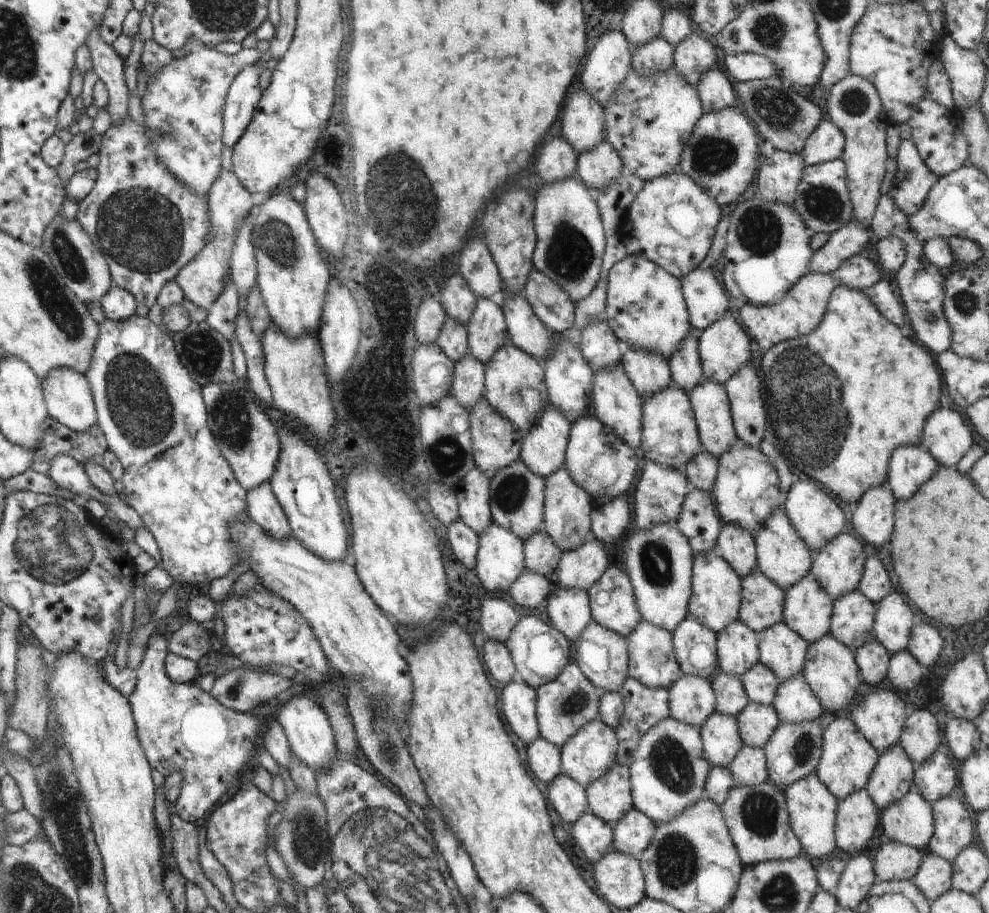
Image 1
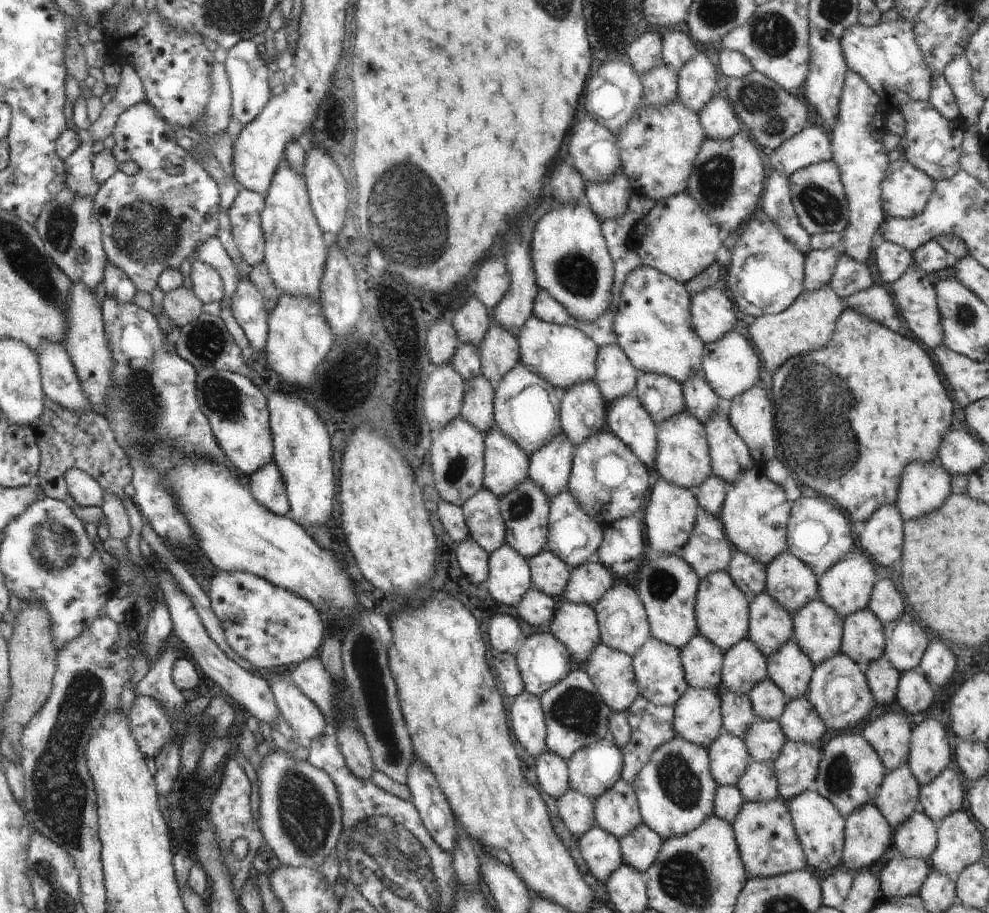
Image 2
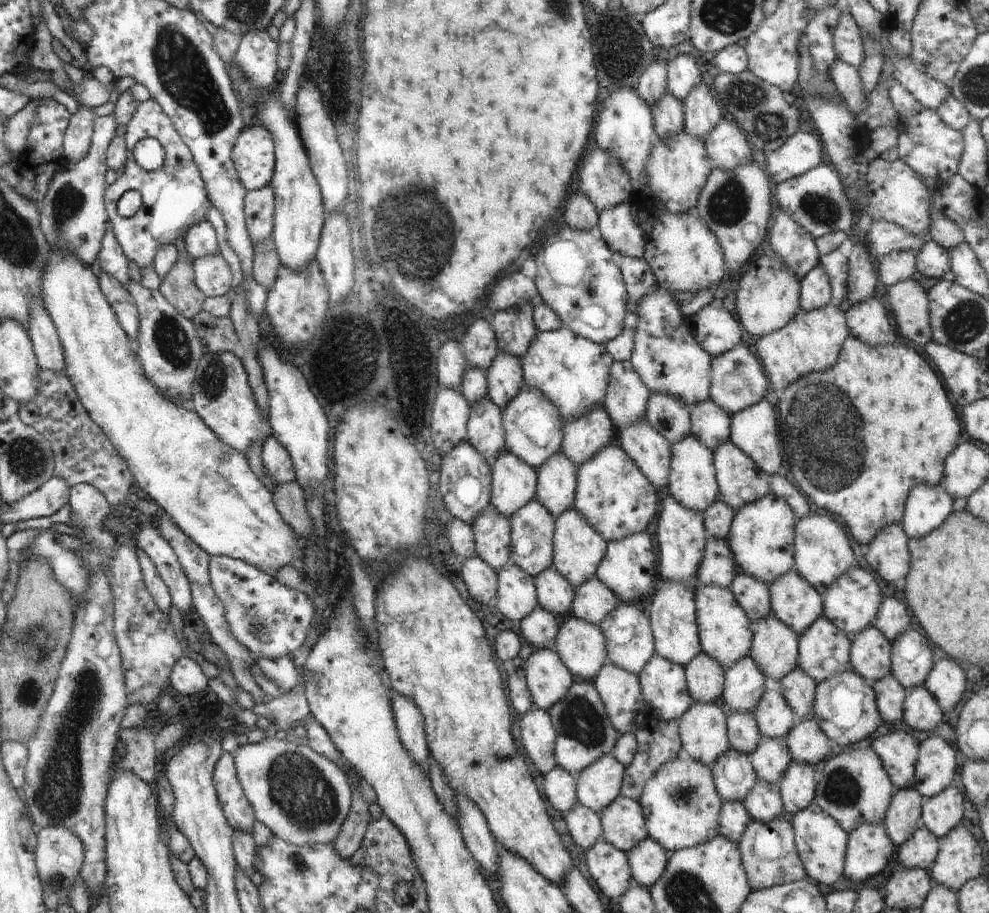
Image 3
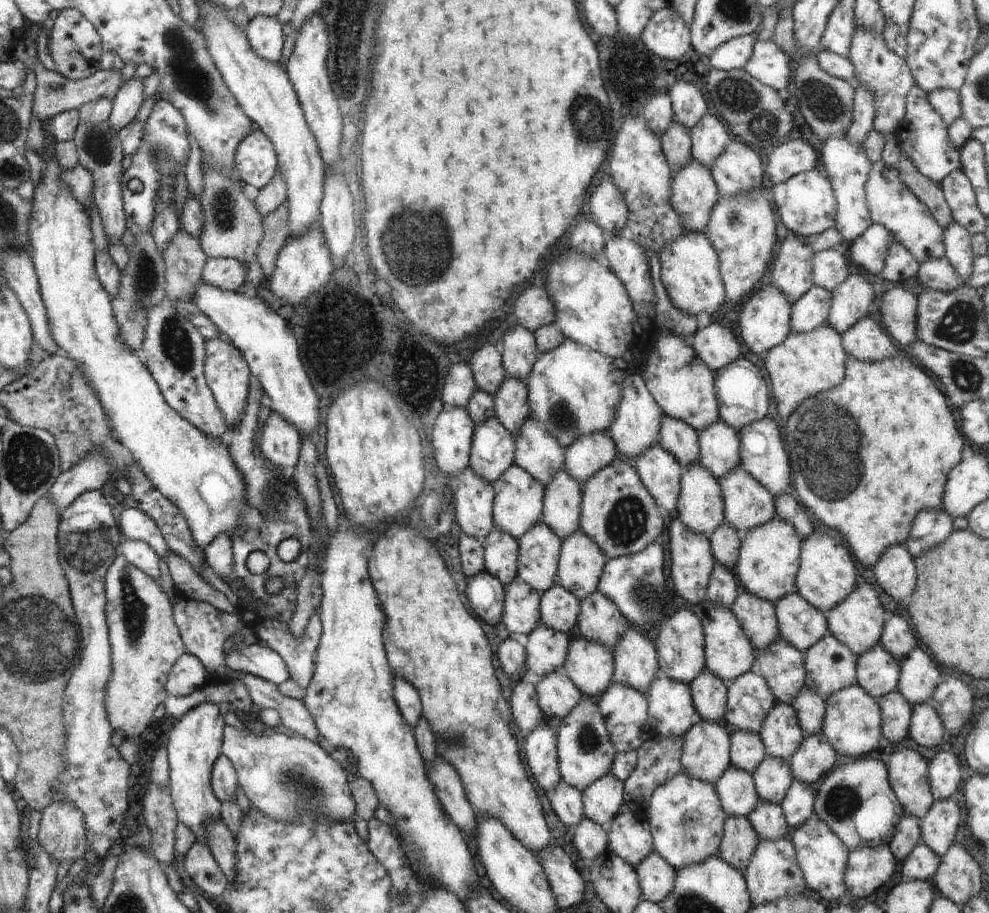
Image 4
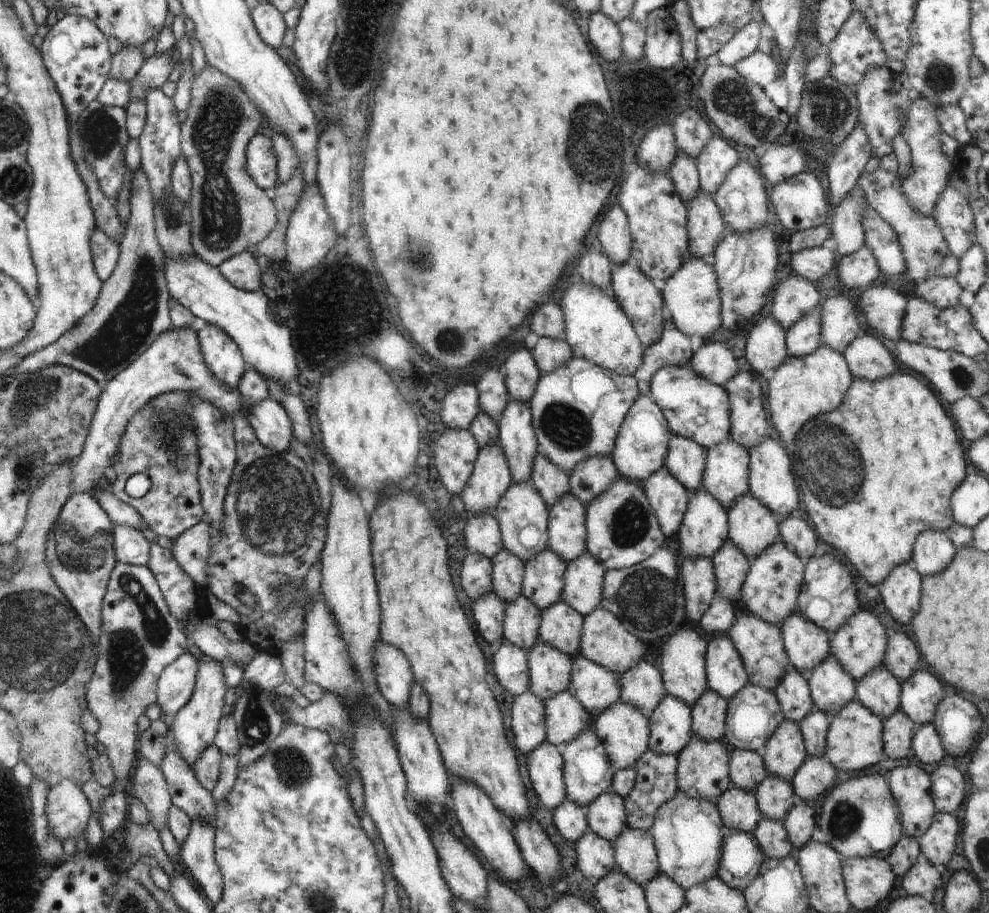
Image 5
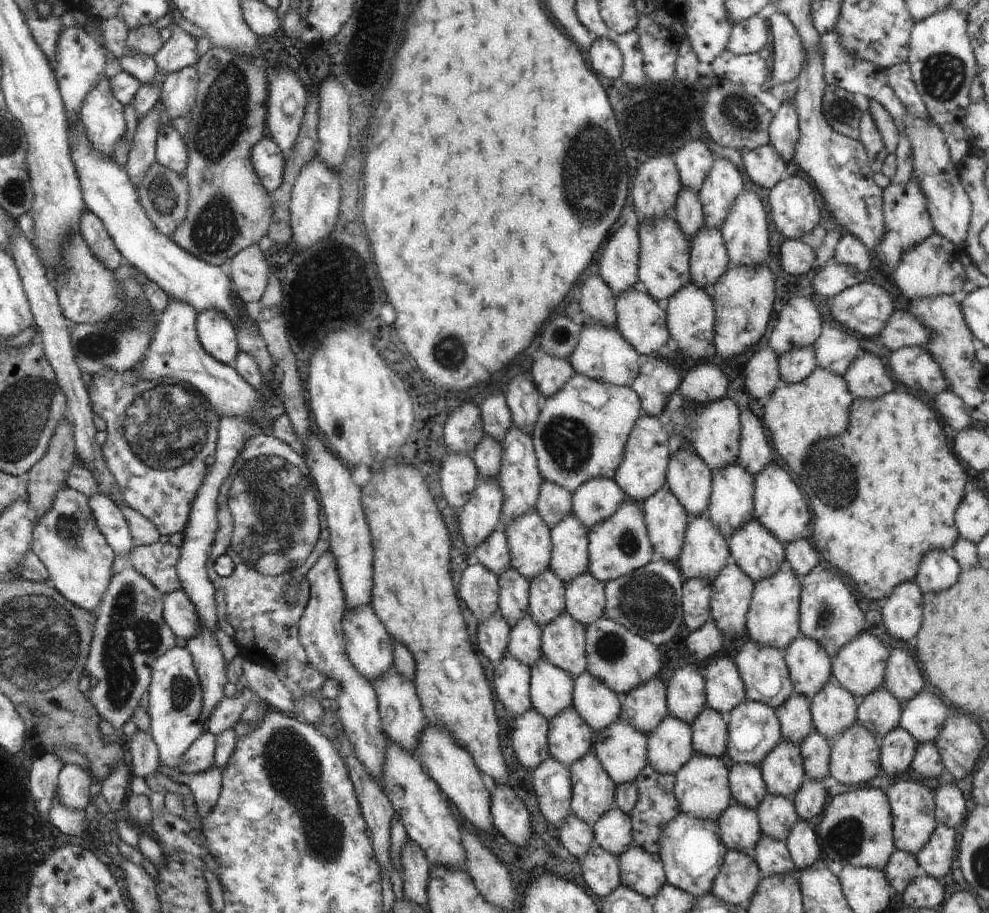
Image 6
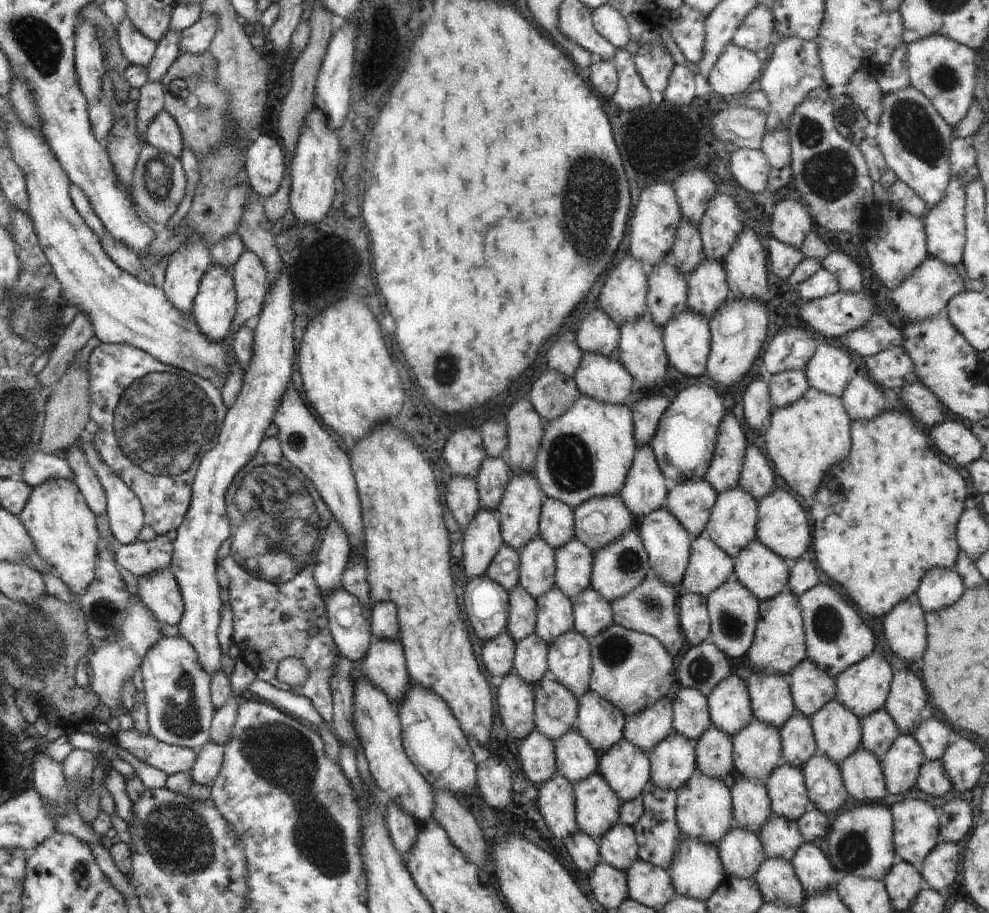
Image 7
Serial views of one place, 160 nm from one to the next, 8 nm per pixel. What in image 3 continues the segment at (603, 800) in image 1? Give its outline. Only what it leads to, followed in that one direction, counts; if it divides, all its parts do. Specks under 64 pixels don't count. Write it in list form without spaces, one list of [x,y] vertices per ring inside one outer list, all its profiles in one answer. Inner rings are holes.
[[[617,794],[611,804],[598,813],[600,840],[621,852],[631,850],[639,840],[647,837],[641,807],[636,800]]]

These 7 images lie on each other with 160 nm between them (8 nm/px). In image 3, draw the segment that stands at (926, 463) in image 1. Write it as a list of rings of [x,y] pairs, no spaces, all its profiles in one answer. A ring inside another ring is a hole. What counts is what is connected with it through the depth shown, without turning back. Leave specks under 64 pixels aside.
[[[929,484],[917,486],[913,486],[915,490],[911,488],[905,498],[900,526],[906,538],[921,538],[935,530],[952,510],[953,498],[942,485],[941,488],[929,488]]]

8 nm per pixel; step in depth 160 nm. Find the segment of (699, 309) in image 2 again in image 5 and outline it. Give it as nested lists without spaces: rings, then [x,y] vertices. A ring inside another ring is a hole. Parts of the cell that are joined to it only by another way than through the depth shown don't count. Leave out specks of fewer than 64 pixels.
[[[704,341],[688,360],[693,374],[722,387],[739,370],[731,352],[723,344]]]

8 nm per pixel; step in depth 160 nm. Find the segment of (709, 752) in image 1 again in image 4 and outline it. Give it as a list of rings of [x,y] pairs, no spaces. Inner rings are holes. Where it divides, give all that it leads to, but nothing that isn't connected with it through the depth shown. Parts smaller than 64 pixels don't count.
[[[733,766],[727,767],[712,787],[726,818],[746,818],[759,800],[752,776]]]

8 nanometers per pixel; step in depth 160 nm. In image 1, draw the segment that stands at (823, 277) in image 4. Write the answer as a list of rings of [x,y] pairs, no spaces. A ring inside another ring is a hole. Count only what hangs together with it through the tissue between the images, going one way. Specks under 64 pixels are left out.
[[[859,254],[844,260],[839,268],[833,271],[833,274],[839,285],[856,291],[862,291],[884,277],[882,270],[877,268],[876,263]]]

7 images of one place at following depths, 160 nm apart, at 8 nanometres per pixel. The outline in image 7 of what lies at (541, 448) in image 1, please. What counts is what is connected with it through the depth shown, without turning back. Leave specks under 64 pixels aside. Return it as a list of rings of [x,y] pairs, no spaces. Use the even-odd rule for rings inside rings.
[[[569,539],[554,550],[554,586],[571,603],[585,589],[590,588],[592,554],[577,539]]]

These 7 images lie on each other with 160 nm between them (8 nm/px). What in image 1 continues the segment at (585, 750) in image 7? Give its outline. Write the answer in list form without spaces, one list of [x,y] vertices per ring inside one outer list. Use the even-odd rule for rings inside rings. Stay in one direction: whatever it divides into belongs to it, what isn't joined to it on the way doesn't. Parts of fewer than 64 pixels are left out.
[[[535,616],[518,617],[518,621],[503,644],[511,657],[517,678],[533,690],[557,678],[561,669],[569,663],[567,659],[568,640],[559,631],[547,626]]]

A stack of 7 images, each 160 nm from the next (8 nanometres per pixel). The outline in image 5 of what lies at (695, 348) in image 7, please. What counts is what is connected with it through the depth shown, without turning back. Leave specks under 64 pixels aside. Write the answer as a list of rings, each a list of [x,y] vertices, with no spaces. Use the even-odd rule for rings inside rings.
[[[691,257],[658,288],[673,326],[686,337],[697,334],[703,341],[709,341],[709,336],[720,326],[718,286],[710,261]]]

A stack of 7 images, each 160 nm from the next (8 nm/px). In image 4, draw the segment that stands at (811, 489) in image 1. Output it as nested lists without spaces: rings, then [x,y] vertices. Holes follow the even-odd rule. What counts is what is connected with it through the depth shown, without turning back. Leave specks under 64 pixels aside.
[[[819,534],[817,538],[813,536],[805,537],[800,541],[800,555],[798,569],[795,575],[794,585],[796,593],[813,606],[815,610],[825,613],[831,610],[837,603],[840,603],[846,595],[848,595],[856,586],[855,584],[855,566],[853,565],[854,558],[847,552],[847,548],[843,548],[833,536],[829,534]]]

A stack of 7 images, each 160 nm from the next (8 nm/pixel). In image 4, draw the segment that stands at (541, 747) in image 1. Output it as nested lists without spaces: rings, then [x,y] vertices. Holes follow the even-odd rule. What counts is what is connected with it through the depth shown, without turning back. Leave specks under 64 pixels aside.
[[[561,780],[554,786],[552,791],[547,792],[546,800],[548,800],[550,805],[548,810],[552,811],[557,816],[559,822],[570,830],[584,817],[581,793]]]

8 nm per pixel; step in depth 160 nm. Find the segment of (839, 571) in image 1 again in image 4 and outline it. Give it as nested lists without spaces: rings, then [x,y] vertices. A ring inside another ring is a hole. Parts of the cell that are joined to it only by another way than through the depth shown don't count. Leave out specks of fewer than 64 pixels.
[[[856,585],[840,603],[837,603],[837,606],[824,613],[828,628],[827,634],[846,646],[856,657],[879,643],[887,613],[883,611],[884,609],[881,607],[877,596],[878,590],[873,586]]]

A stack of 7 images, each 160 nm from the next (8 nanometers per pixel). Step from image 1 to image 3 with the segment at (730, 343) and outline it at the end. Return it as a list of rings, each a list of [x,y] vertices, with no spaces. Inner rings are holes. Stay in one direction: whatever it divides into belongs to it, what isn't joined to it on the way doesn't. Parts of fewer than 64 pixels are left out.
[[[740,342],[727,352],[711,357],[709,399],[713,400],[721,410],[725,410],[727,415],[733,415],[765,398],[766,376],[762,371],[762,366],[744,345]]]

